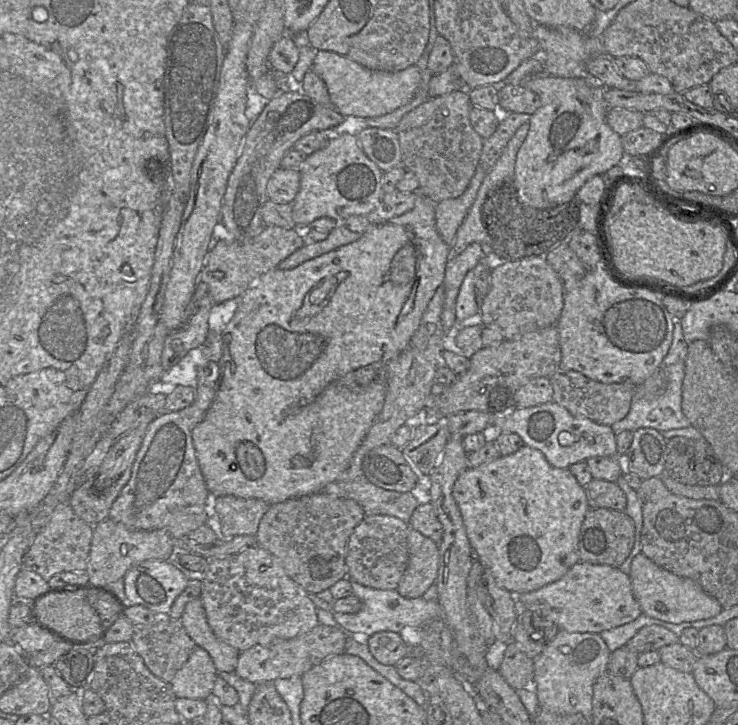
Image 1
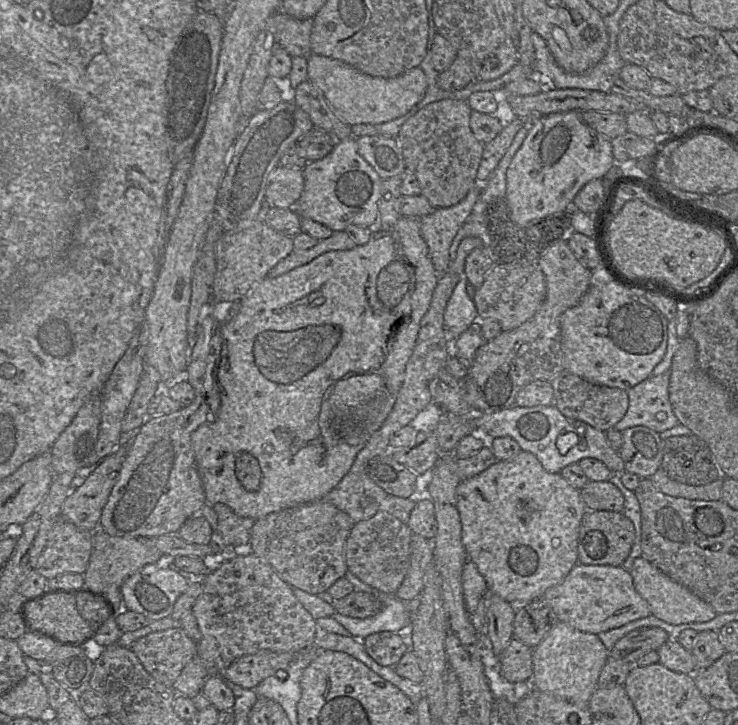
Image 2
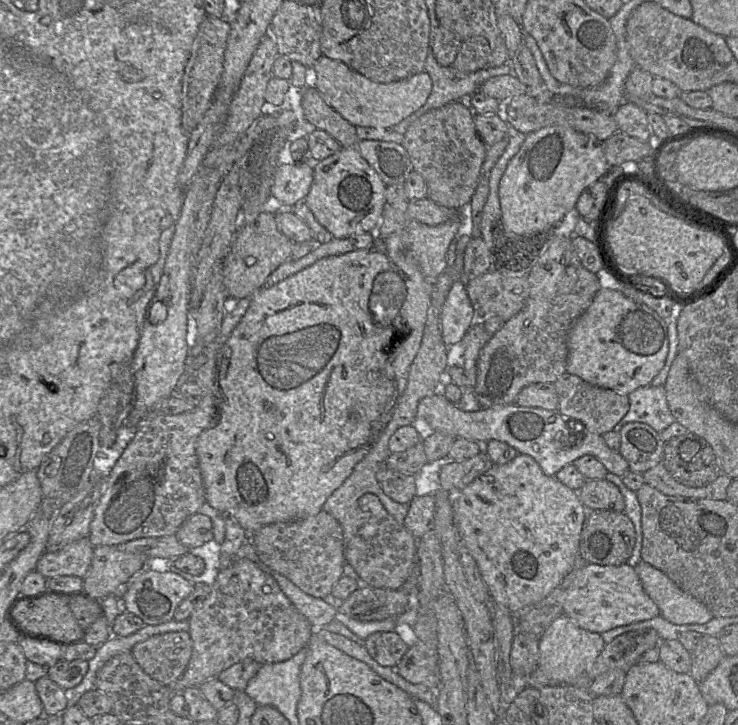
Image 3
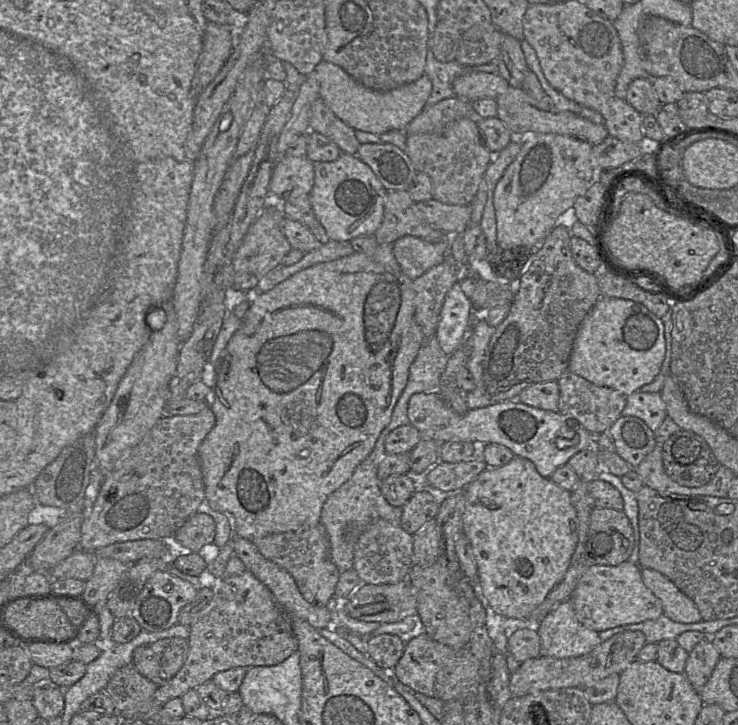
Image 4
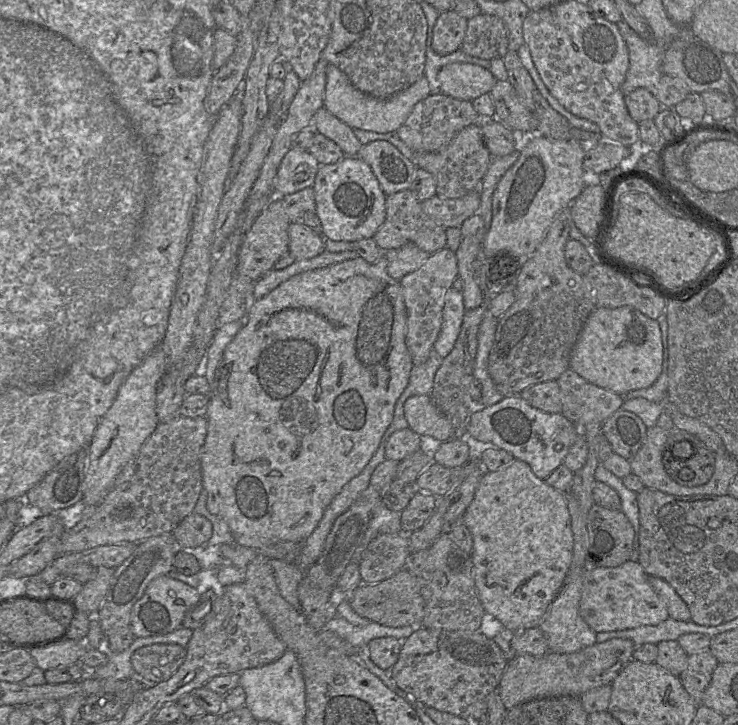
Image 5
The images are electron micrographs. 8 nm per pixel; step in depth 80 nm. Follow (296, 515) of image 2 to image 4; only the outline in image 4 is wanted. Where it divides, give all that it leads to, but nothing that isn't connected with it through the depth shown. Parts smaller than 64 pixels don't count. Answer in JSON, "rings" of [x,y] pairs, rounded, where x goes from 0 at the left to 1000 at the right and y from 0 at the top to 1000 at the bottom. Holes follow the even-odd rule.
{"rings":[[[435,721],[413,731],[364,737],[347,753],[360,771],[396,793],[408,819],[420,833],[439,837],[454,823],[462,789],[447,770],[444,738]]]}

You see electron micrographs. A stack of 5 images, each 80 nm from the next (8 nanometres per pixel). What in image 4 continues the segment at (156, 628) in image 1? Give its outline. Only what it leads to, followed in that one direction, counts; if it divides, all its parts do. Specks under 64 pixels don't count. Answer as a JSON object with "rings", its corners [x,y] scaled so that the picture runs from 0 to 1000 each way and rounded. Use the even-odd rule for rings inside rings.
{"rings":[[[222,880],[186,892],[179,916],[199,937],[217,946],[233,937],[255,903],[255,881]]]}

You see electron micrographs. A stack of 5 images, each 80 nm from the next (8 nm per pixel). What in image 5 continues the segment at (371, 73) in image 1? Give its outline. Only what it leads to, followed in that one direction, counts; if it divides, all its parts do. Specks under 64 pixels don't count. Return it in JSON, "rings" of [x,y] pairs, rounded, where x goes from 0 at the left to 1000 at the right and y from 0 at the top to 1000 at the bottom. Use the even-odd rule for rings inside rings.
{"rings":[[[447,87],[442,92],[440,112],[439,148],[476,177],[511,183],[537,182],[550,167],[562,143],[584,130],[580,110],[572,106],[531,134],[512,137],[486,126],[466,99]]]}

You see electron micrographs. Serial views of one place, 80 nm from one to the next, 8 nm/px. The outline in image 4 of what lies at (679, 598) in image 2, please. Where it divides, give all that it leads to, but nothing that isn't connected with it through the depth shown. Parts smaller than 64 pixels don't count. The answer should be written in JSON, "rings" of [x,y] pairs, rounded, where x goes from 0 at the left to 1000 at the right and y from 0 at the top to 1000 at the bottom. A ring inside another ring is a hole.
{"rings":[[[869,783],[875,810],[896,829],[898,847],[921,859],[946,859],[951,850],[943,833],[894,789]]]}

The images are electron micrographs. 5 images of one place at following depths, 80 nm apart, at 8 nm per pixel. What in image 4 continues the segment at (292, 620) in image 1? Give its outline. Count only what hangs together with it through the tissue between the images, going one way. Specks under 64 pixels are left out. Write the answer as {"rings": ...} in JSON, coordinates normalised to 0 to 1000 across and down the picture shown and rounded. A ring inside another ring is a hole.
{"rings":[[[339,788],[325,793],[304,796],[286,811],[290,822],[282,839],[257,863],[255,903],[240,930],[226,942],[214,946],[210,964],[225,970],[234,963],[245,963],[256,952],[286,939],[298,927],[321,920],[371,919],[382,914],[404,899],[404,884],[398,876],[389,847],[374,832],[367,815]]]}

